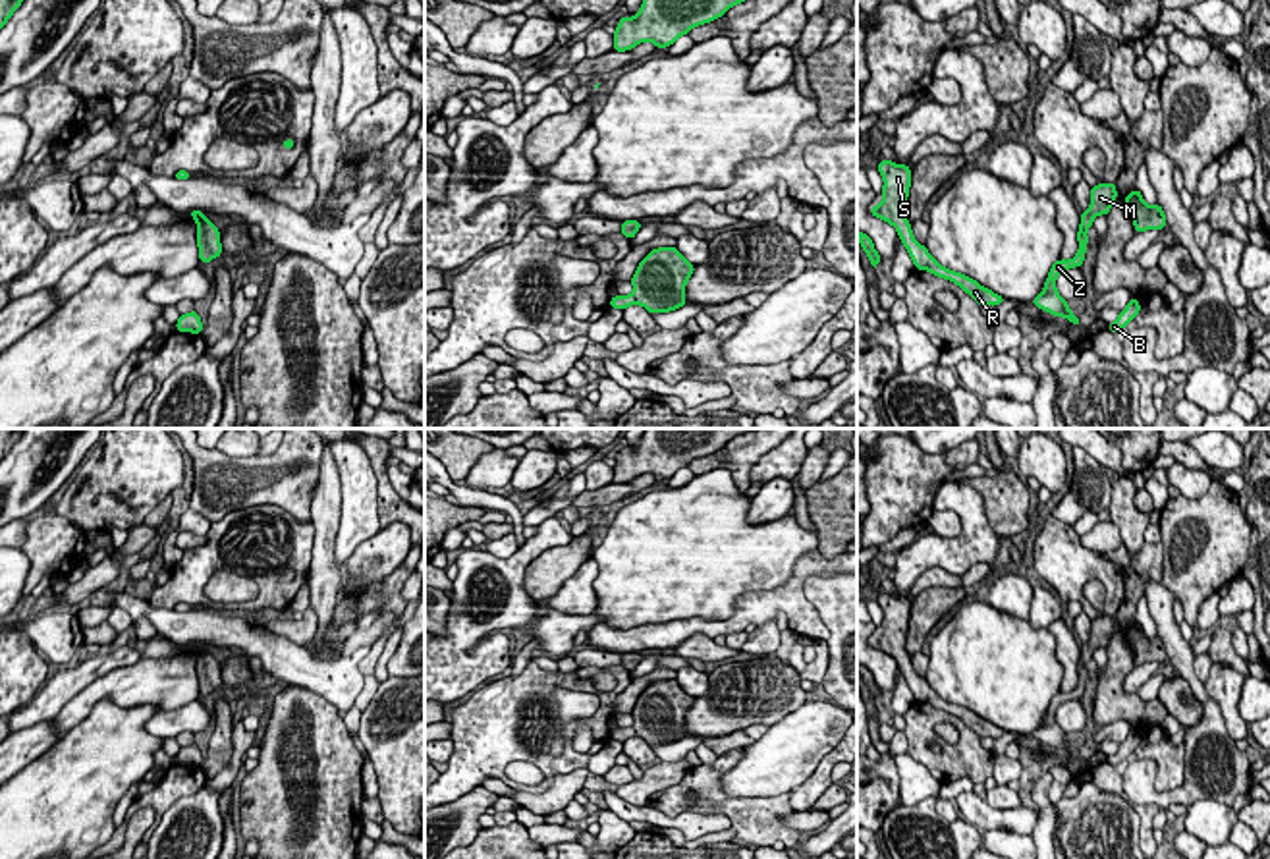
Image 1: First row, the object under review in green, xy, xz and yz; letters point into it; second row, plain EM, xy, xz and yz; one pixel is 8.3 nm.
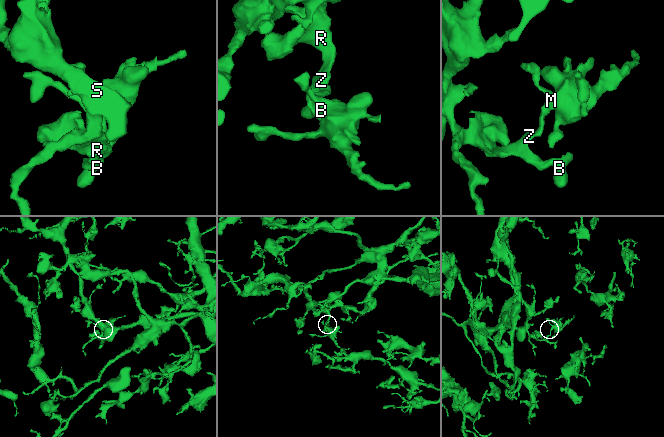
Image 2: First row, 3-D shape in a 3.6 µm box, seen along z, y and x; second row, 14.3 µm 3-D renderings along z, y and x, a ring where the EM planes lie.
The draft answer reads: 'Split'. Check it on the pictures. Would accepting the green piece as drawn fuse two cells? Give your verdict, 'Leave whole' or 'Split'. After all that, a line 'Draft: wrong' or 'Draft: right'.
Leave whole
Draft: wrong

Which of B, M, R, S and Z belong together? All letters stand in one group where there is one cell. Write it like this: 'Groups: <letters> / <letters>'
Groups: B M R S Z

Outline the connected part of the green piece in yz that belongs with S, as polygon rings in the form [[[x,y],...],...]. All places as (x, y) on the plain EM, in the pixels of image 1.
[[[882,593],[878,595],[878,604],[884,610],[882,629],[884,633],[870,641],[870,647],[886,652],[897,662],[897,668],[901,676],[905,678],[911,693],[915,695],[917,703],[928,703],[934,708],[946,710],[953,716],[957,716],[963,724],[967,724],[979,737],[1000,737],[1006,732],[988,720],[982,720],[973,710],[944,701],[928,683],[925,678],[919,678],[911,656],[907,654],[907,627],[911,618],[911,600],[901,596],[897,598],[894,593]]]

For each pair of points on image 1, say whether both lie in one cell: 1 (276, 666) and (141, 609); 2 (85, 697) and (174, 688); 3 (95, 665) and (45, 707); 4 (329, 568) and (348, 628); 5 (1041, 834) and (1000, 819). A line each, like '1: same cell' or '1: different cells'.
1: same cell
2: same cell
3: same cell
4: different cells
5: different cells

